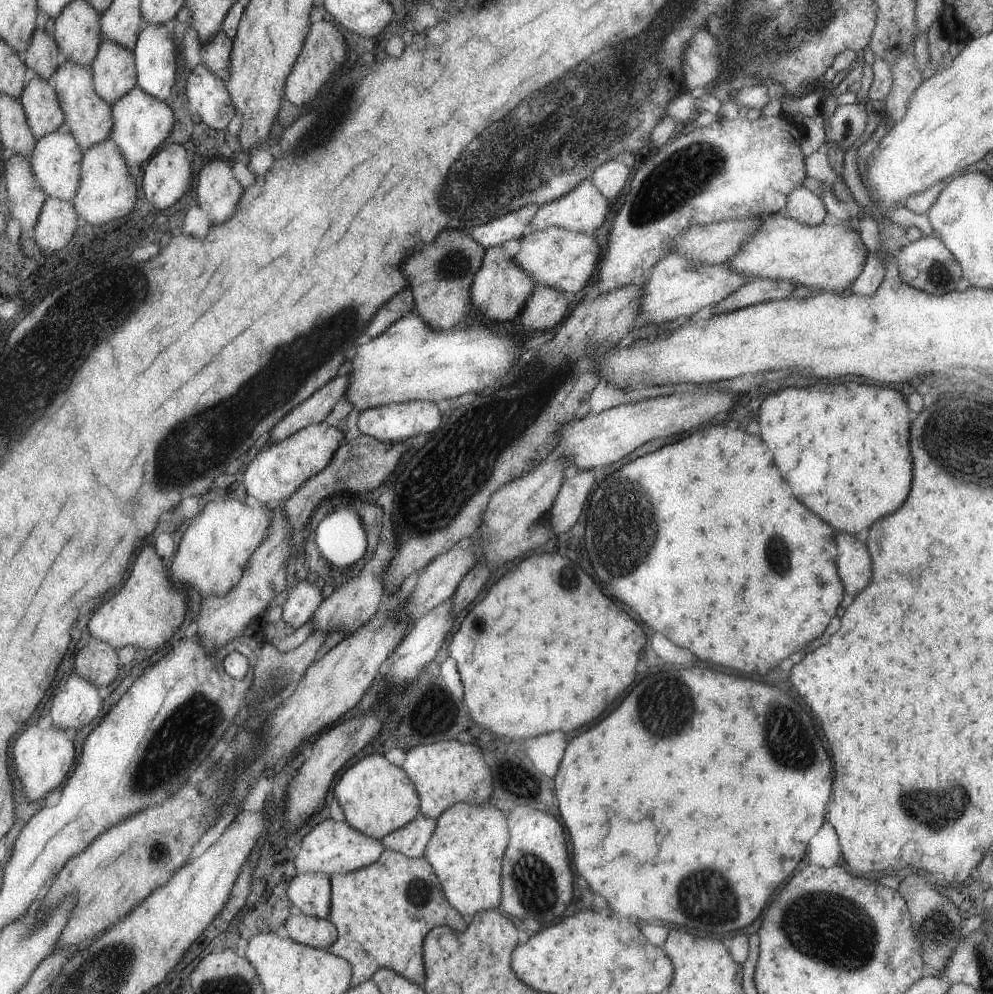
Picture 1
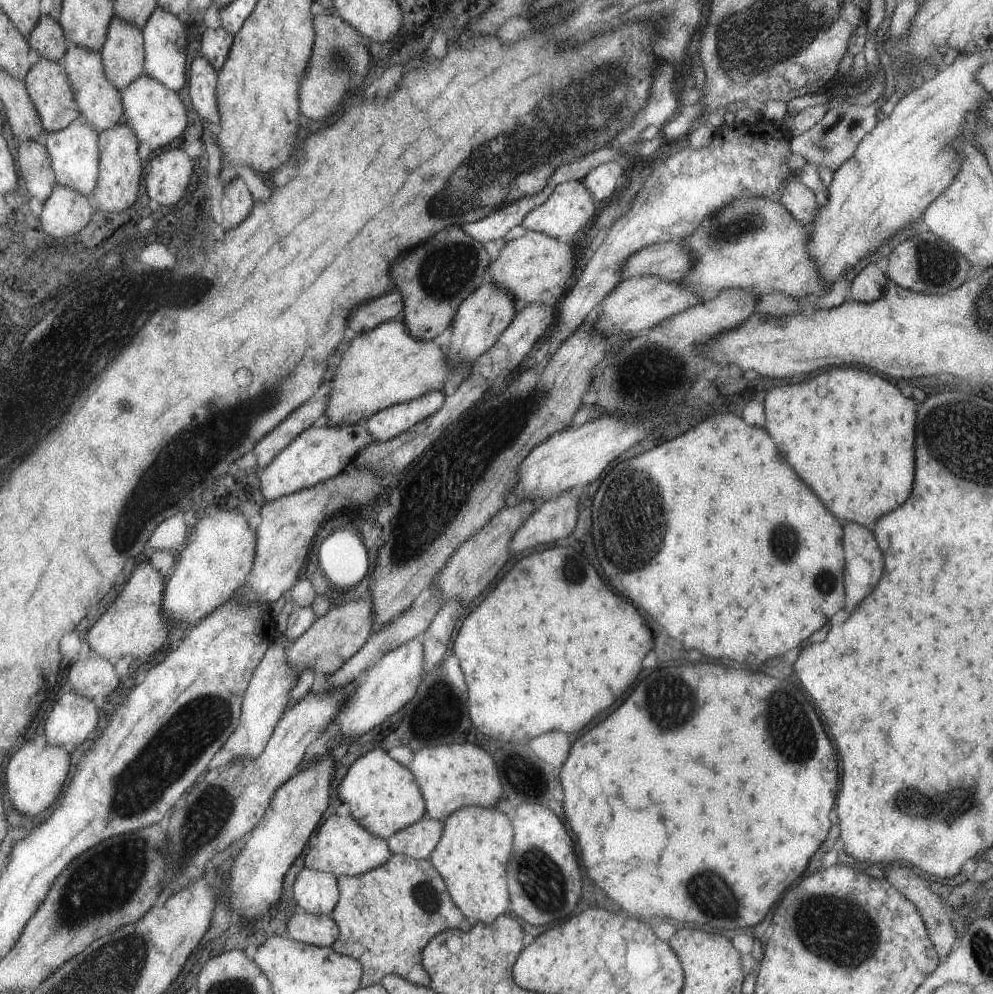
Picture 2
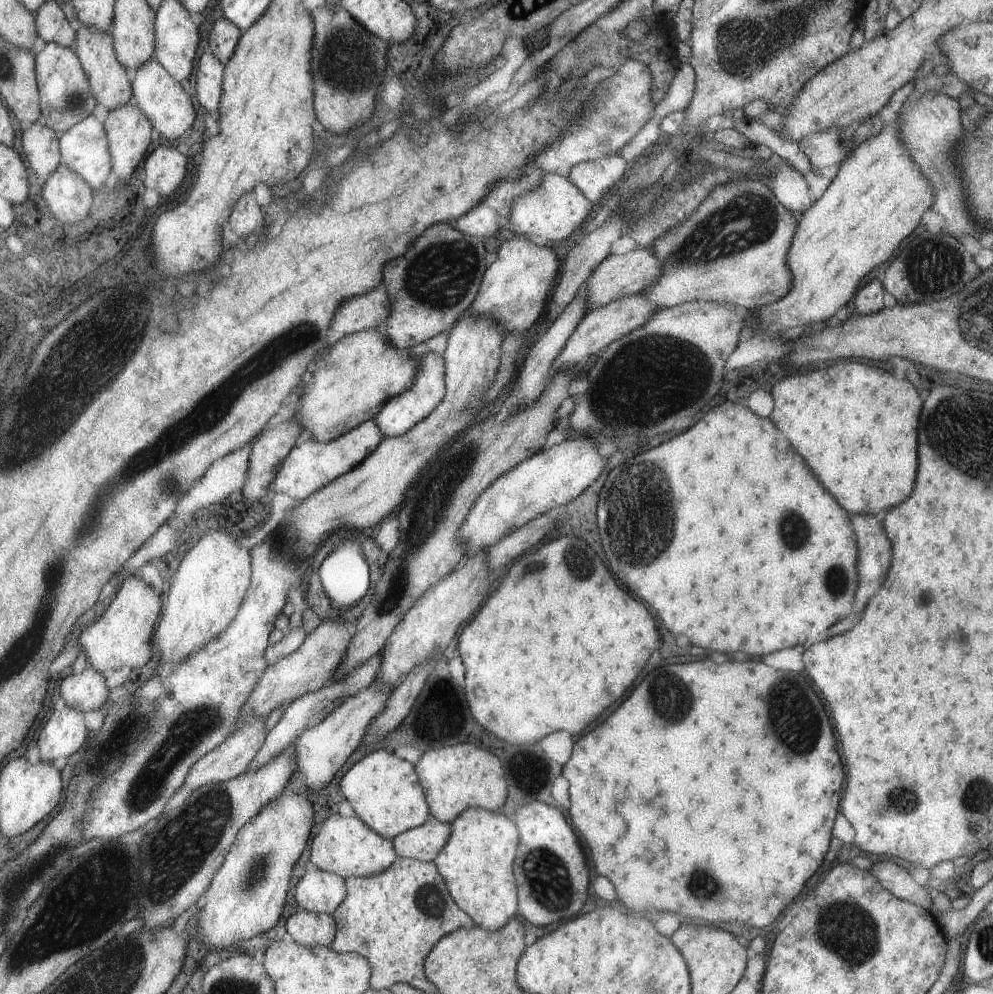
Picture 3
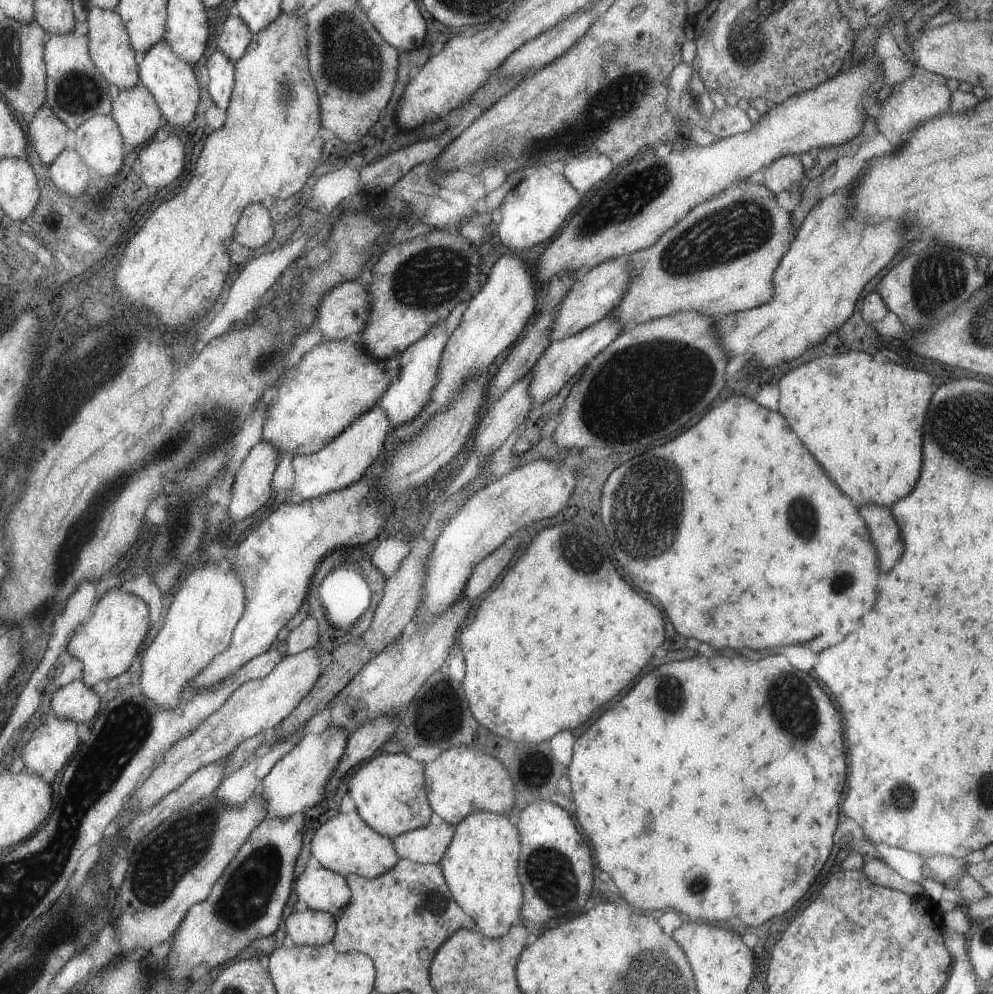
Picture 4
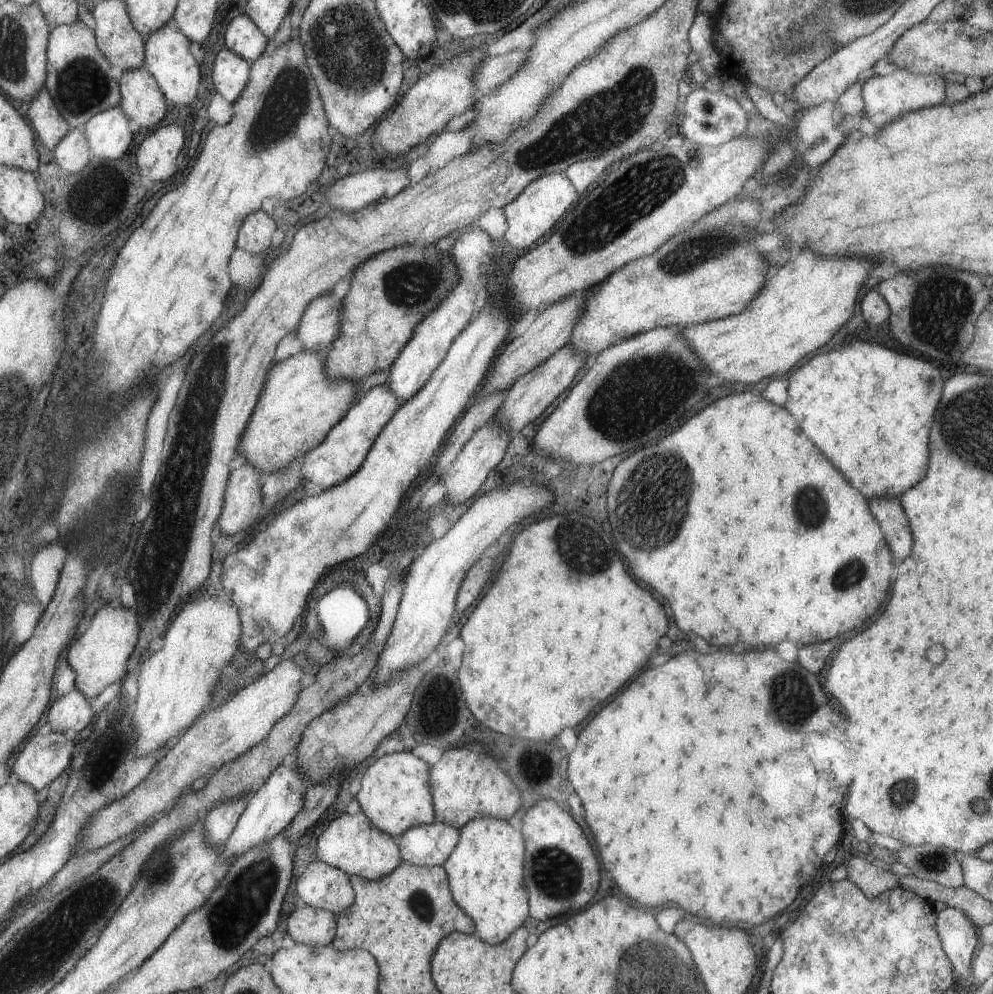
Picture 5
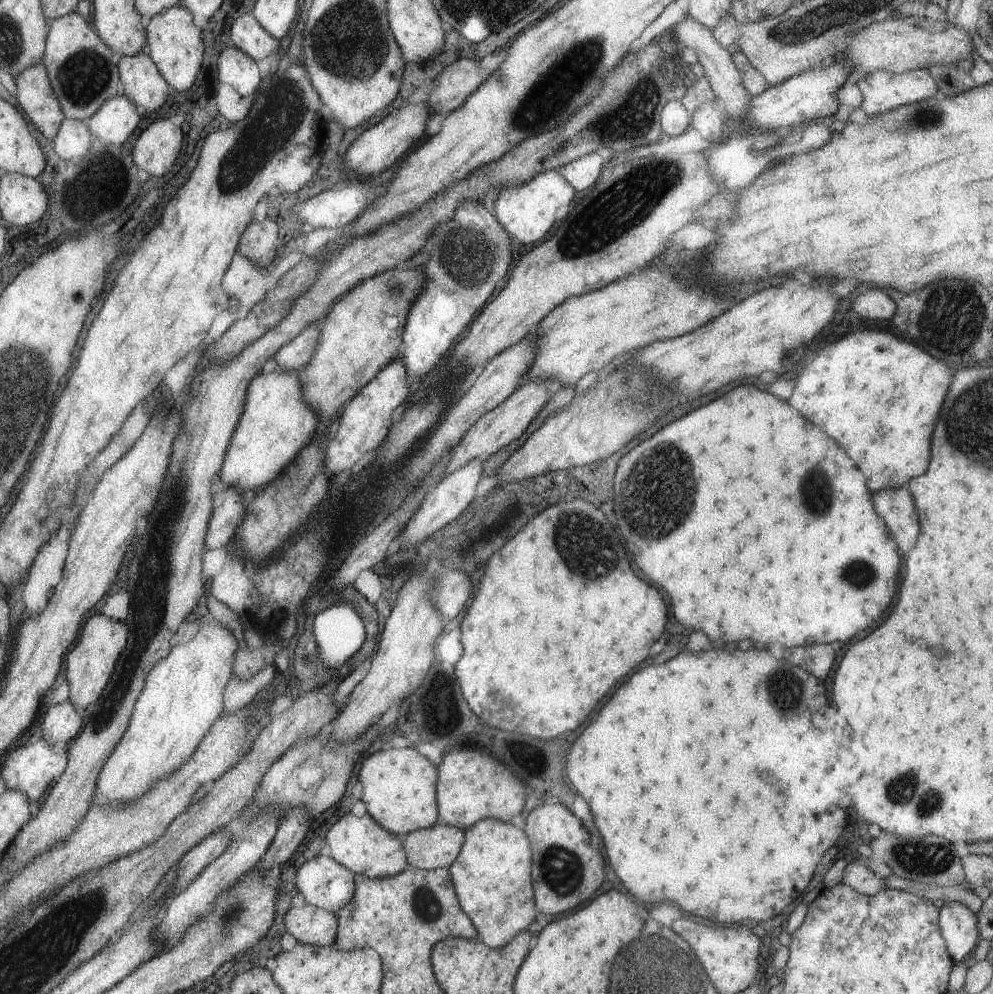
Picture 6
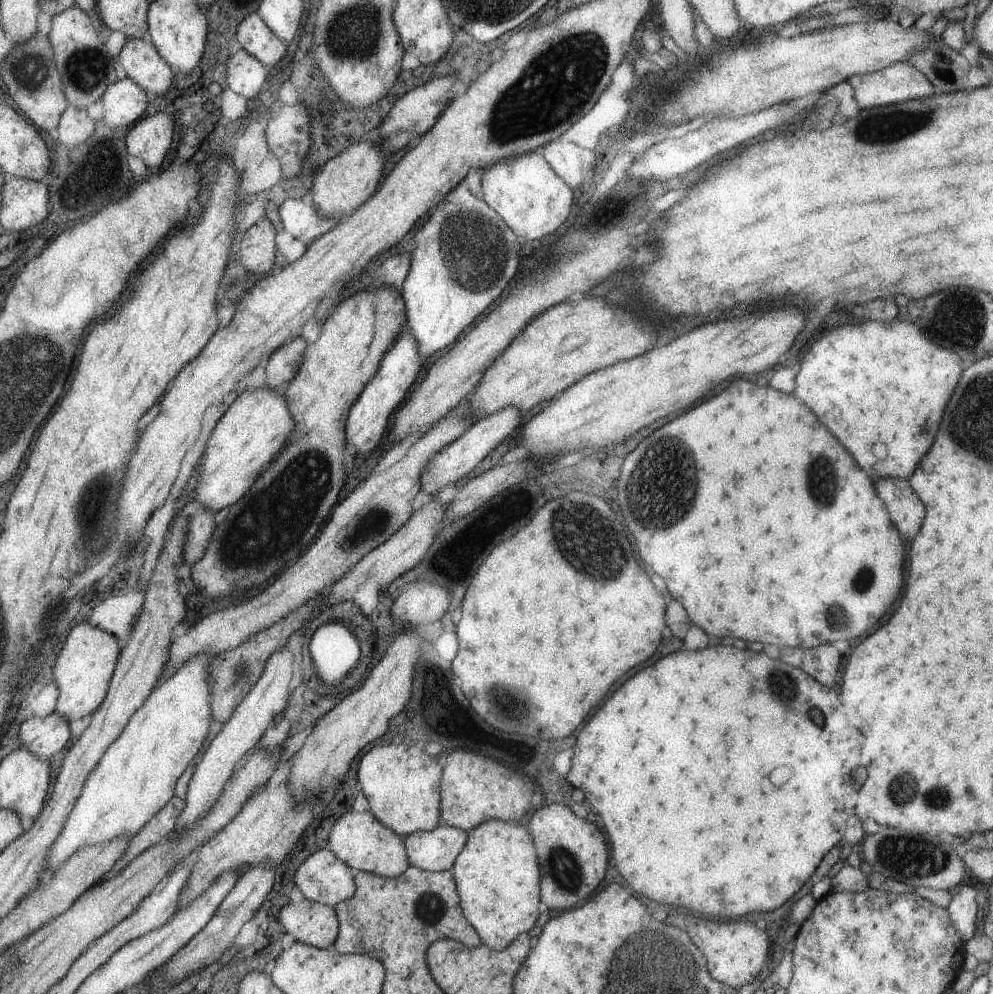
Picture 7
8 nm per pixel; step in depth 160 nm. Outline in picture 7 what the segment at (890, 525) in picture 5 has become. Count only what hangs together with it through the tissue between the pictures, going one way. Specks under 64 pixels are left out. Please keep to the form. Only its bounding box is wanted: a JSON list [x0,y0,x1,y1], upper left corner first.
[875,477,925,538]

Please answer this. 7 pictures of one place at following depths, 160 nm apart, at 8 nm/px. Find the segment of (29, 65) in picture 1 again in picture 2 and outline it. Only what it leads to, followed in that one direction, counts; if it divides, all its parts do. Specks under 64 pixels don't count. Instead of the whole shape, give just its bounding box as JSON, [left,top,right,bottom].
[26,14,67,62]

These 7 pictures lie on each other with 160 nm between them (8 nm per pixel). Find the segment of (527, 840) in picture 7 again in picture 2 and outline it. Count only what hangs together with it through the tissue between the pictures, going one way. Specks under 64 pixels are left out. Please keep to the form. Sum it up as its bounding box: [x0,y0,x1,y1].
[428,806,513,925]

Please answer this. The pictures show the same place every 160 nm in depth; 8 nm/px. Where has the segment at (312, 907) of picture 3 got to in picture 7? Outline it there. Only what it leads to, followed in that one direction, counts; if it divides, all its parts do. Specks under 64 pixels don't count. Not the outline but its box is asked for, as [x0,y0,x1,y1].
[294,848,355,907]

